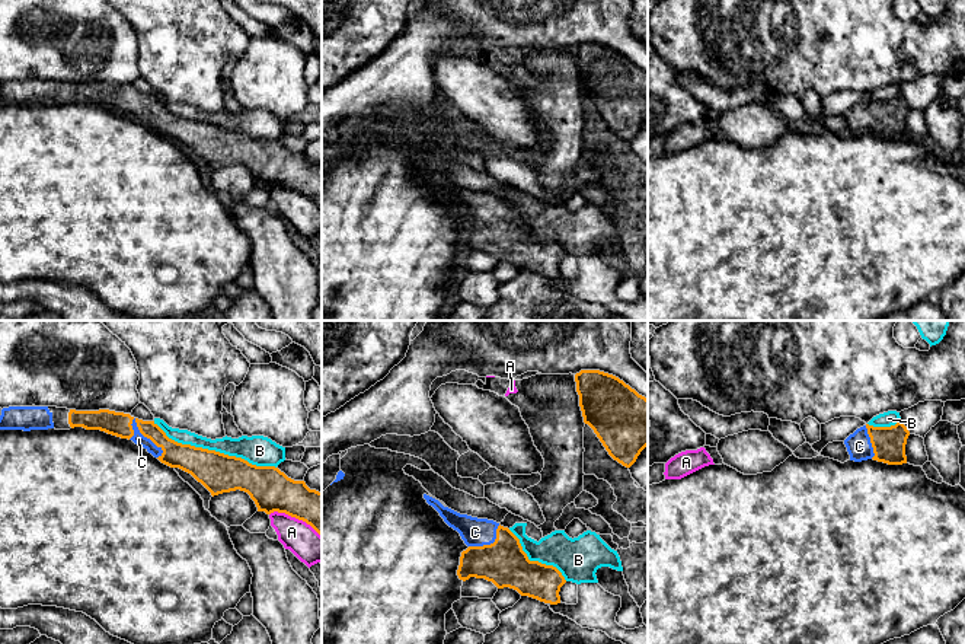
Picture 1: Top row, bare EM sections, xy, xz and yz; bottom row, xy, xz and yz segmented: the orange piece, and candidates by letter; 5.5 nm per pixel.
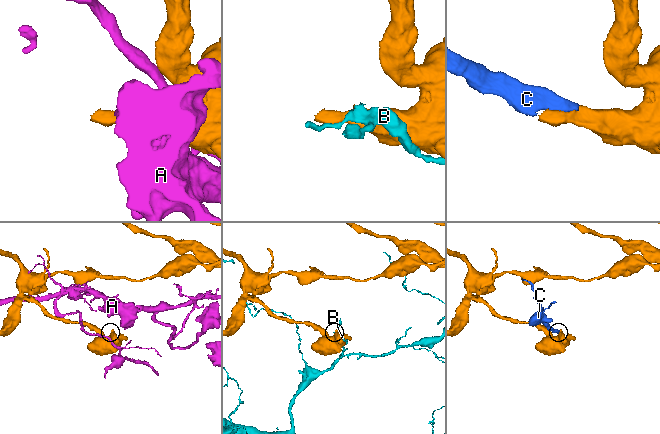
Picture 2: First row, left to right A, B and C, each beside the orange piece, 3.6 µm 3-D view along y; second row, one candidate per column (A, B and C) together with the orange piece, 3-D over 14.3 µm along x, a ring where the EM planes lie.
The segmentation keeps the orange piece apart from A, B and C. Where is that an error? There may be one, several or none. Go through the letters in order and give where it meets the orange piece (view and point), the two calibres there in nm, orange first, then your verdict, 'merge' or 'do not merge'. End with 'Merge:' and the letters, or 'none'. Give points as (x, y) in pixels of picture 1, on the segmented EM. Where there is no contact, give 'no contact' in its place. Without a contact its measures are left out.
A: meets orange in xy at (296, 517); 240 nm thick on the orange side, 180 nm on the other; do not merge
B: meets orange in xy at (214, 450); 220 nm thick on the orange side, 170 nm on the other; do not merge
C: meets orange in xy at (147, 437); 140 nm thick on the orange side, 70 nm on the other; merge
Merge: C

